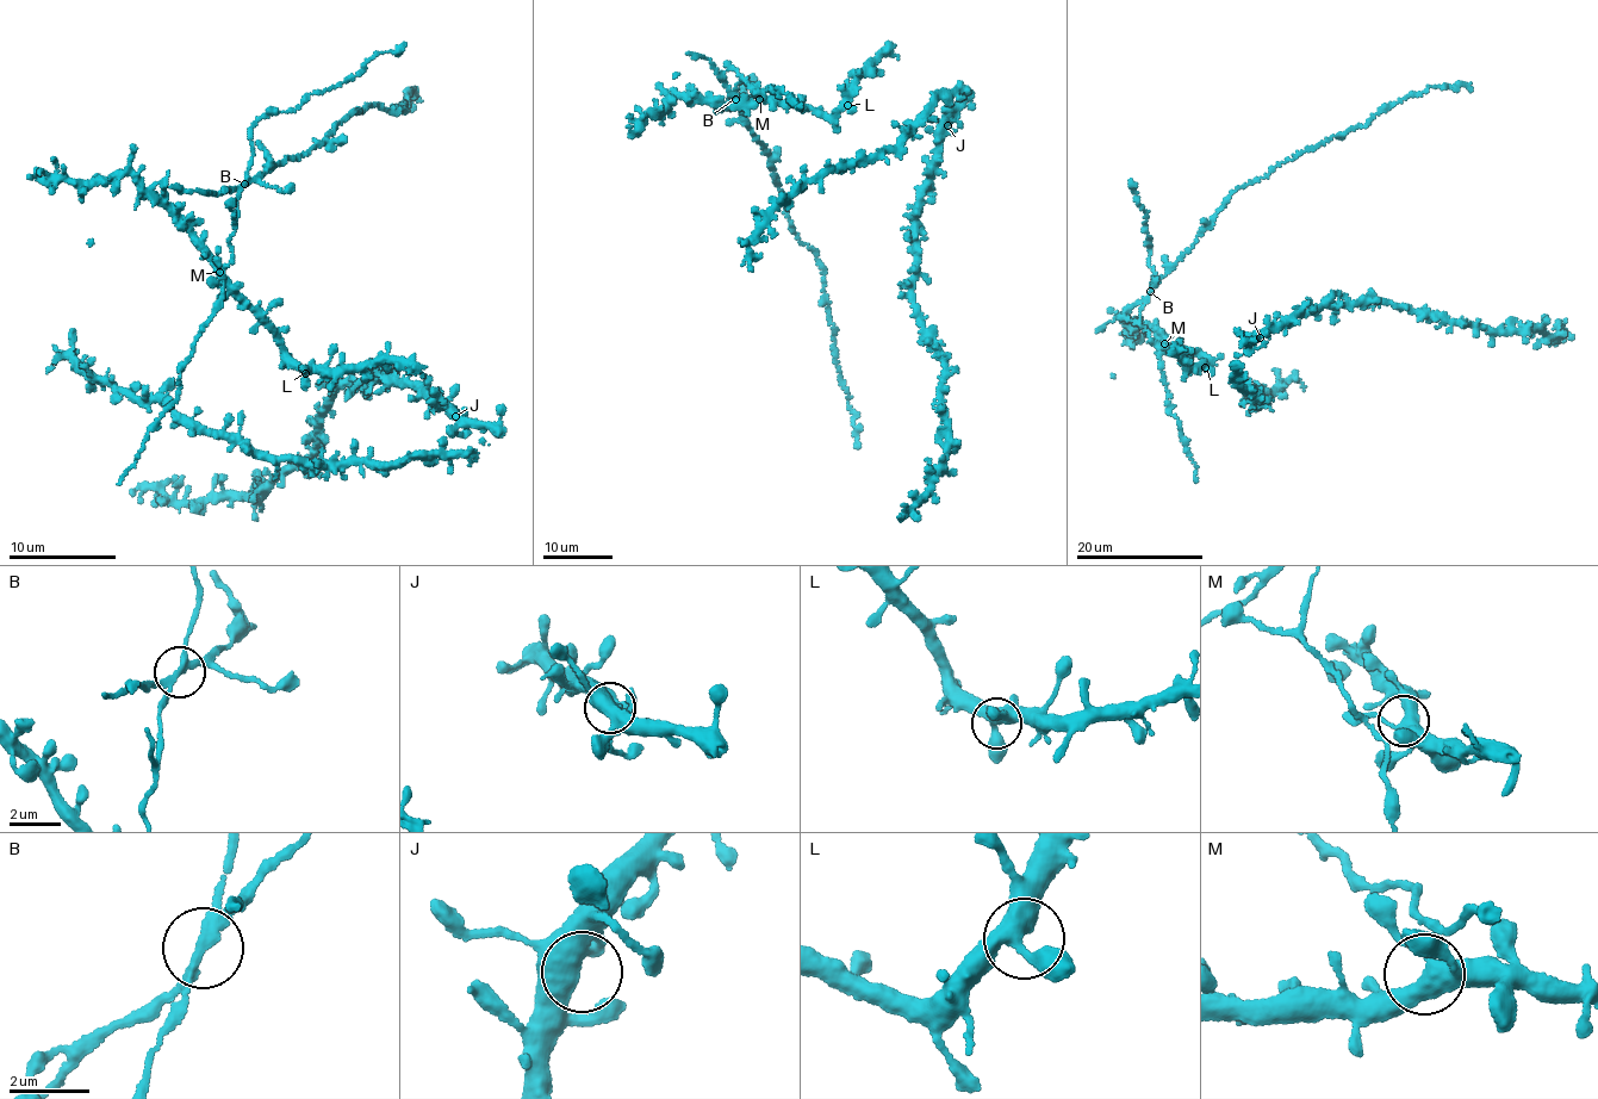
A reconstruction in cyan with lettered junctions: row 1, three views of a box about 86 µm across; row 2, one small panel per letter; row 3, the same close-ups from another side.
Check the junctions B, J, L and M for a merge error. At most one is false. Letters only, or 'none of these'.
B

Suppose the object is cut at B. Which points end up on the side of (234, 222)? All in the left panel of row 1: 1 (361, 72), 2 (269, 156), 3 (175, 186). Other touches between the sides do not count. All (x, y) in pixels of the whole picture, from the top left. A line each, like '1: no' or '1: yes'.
1: yes
2: no
3: no

